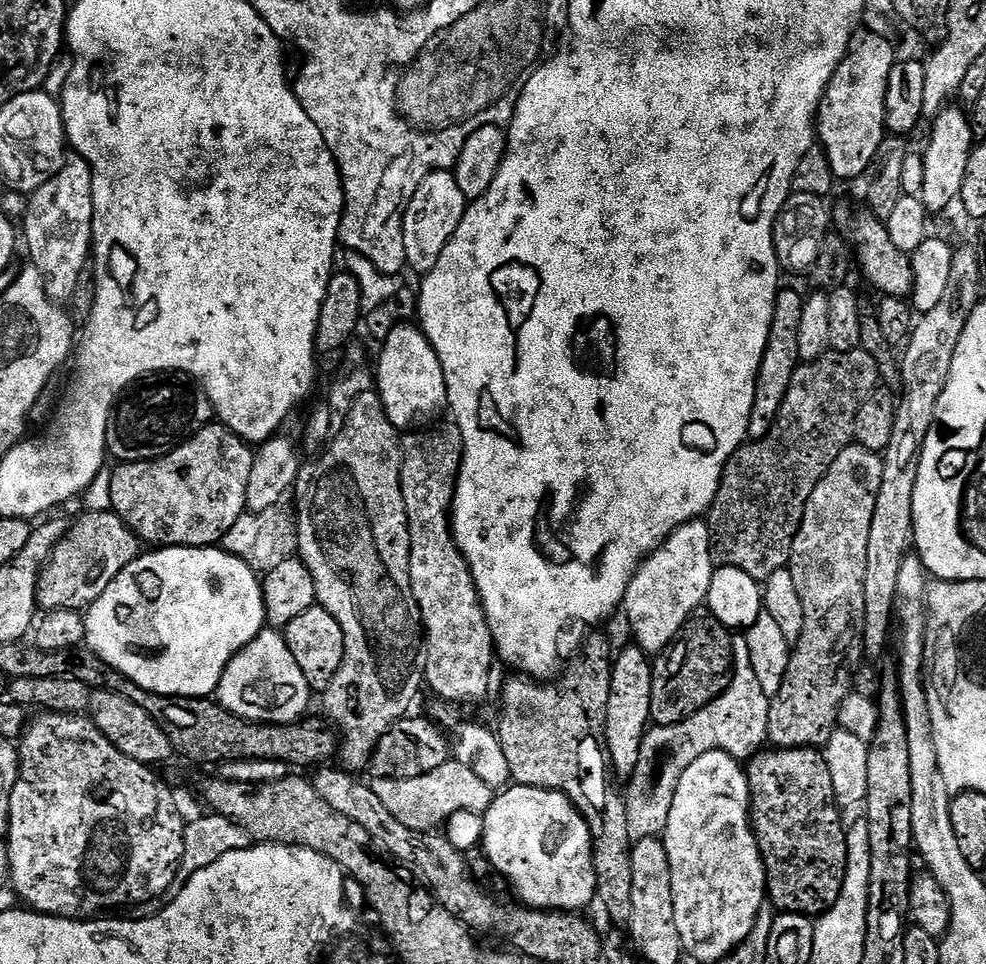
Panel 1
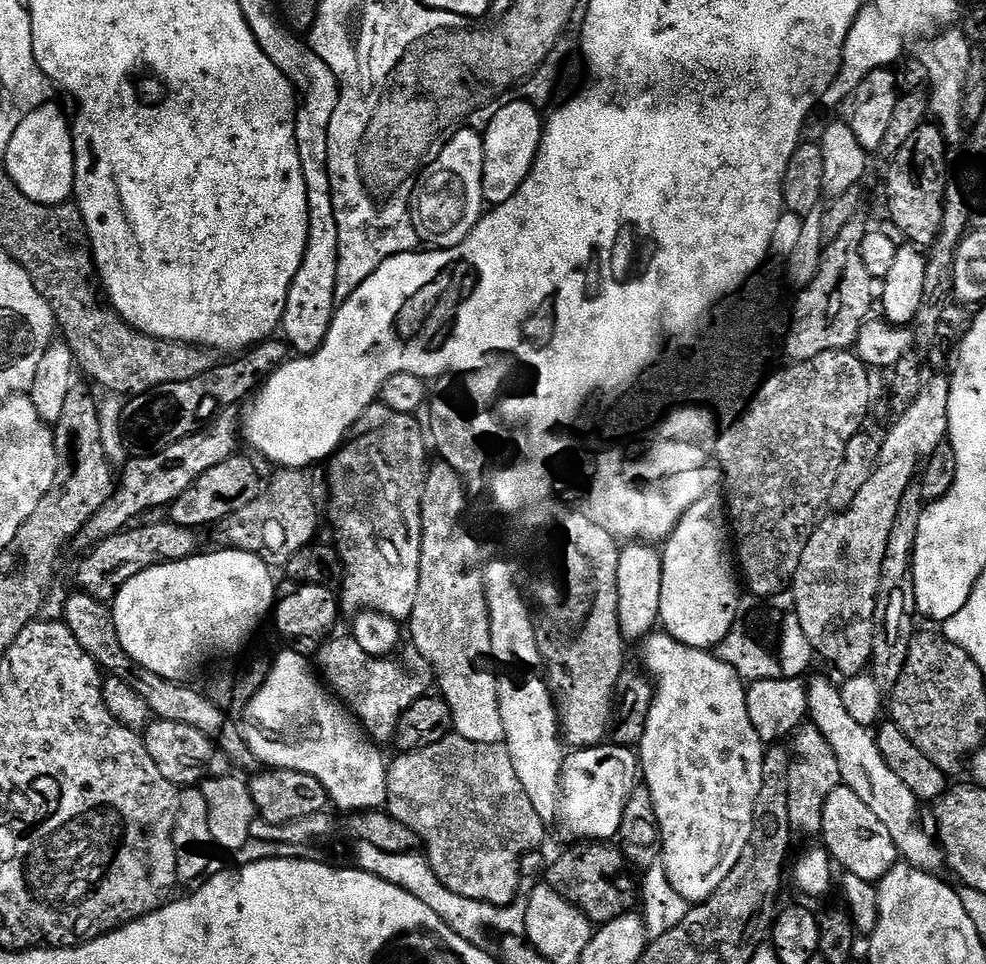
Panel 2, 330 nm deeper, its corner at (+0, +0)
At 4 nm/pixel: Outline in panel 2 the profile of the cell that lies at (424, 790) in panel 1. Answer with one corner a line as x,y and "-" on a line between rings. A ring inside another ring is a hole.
450,734
442,738
440,742
434,742
432,746
426,746
426,750
414,750
412,752
400,752
396,761
388,764
388,799
386,810
402,826
406,826
414,835
417,841
424,844
423,851
426,853
427,864
432,868
442,886
462,898
481,900
483,903
507,906
517,899
516,891
520,888
522,877
520,875
520,860
528,852
537,851
544,840
545,817
539,816
526,798
526,790
522,790
522,784
518,782
518,776
514,774
514,764
510,762
508,749
503,743
483,744
482,742
471,742
469,739

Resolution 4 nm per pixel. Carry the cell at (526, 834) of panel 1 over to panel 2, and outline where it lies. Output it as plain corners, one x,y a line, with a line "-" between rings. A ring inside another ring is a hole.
605,742
603,744
598,744
594,748
577,748
575,750
569,751
564,758
564,764
560,767
560,783
562,785
562,803
558,808
558,820
564,823
564,828
572,836
577,836
575,839
580,842
612,842
621,835
620,827
622,826
623,810
627,804
629,791
634,784
634,779
632,779
632,768
634,772
634,765
637,763
638,756
631,747
621,746
618,744
613,744
611,742

